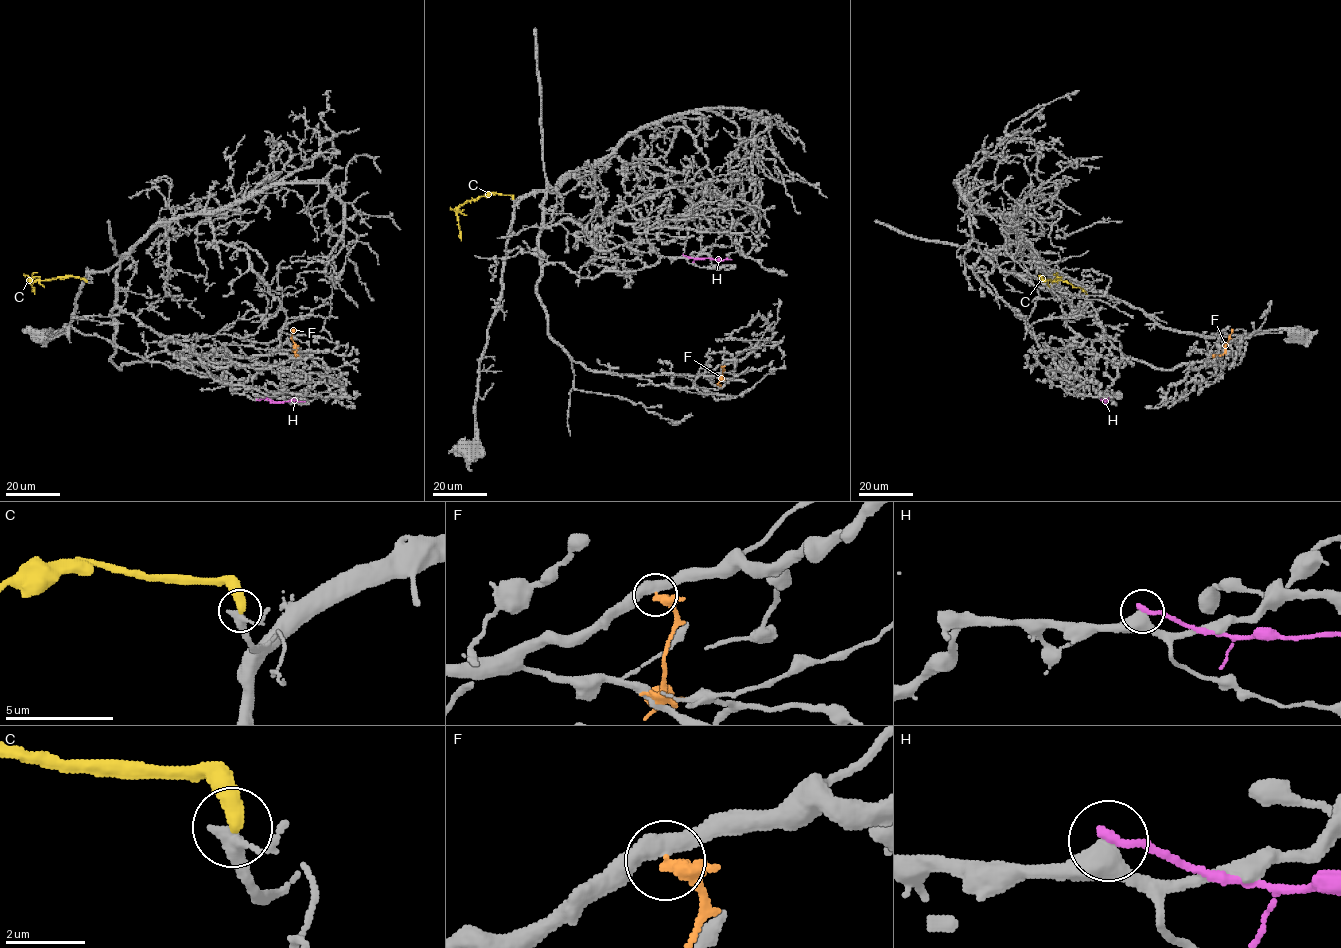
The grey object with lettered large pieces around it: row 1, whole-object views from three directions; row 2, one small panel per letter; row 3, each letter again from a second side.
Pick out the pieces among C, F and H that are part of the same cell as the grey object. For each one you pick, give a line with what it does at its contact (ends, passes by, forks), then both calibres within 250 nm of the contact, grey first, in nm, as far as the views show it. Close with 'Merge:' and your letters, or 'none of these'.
Merge: none of these

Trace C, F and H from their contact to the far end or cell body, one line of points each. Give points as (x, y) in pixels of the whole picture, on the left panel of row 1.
C: (86, 281), (68, 276), (29, 280), (35, 294)
F: (294, 355), (296, 355), (291, 336), (294, 328)
H: (257, 400), (305, 402)

